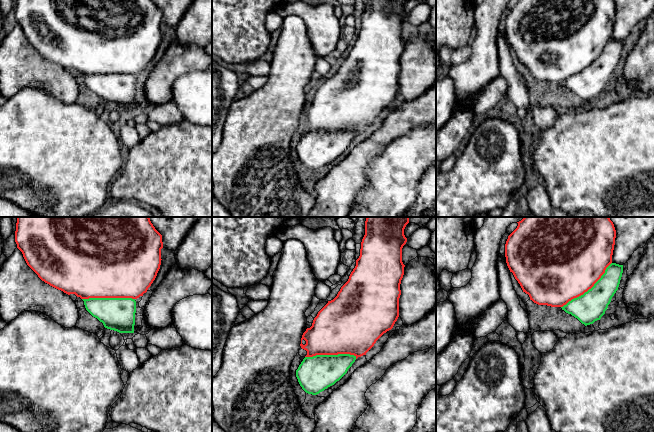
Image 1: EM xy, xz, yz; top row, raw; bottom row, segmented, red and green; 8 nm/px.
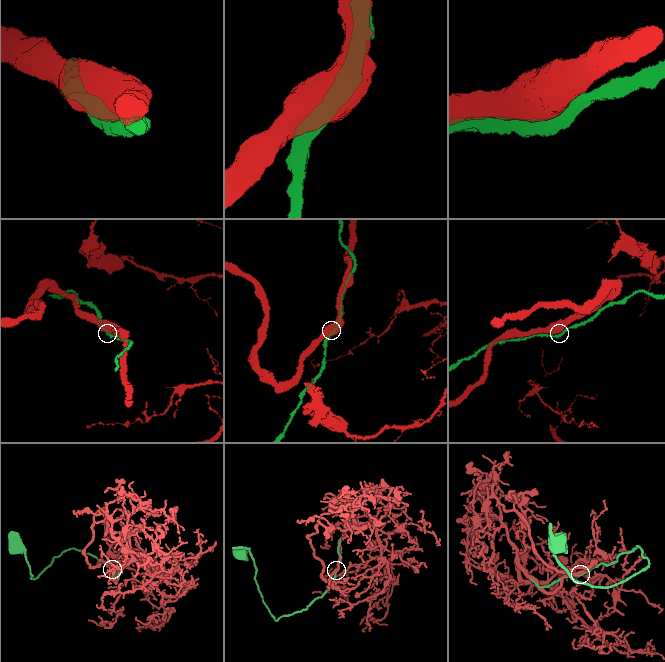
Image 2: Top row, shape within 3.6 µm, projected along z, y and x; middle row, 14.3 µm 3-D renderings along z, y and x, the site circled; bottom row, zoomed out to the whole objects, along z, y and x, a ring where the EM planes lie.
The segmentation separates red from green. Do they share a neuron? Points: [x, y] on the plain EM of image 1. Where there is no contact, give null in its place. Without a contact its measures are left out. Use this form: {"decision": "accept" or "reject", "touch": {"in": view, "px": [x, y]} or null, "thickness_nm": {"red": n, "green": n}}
{"decision": "accept", "touch": {"in": "yz", "px": [588, 65]}, "thickness_nm": {"red": 500, "green": 240}}

